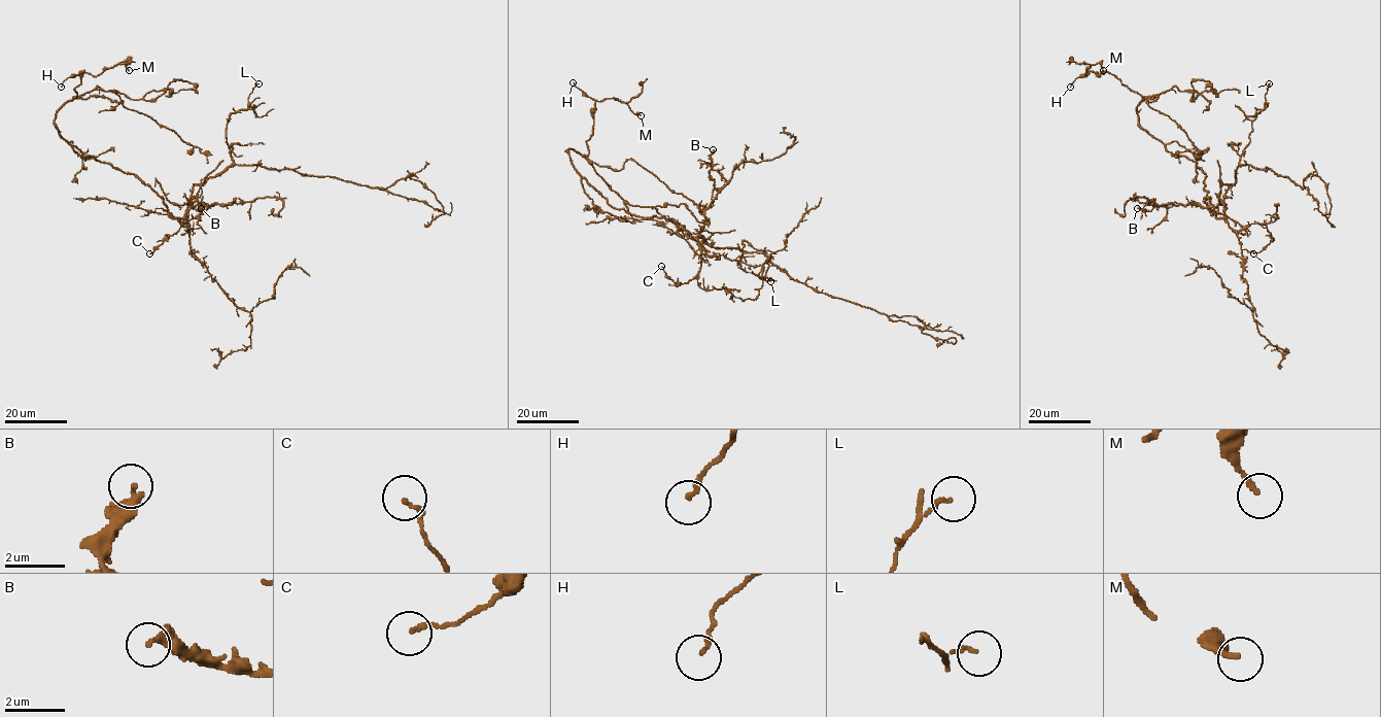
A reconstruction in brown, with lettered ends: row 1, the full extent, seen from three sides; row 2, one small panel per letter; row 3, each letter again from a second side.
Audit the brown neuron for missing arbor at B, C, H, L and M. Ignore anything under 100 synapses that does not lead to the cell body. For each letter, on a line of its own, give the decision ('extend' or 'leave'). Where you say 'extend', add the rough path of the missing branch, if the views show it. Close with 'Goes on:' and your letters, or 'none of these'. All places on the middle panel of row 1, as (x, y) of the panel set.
B: leave
C: leave
H: leave
L: leave
M: leave
Goes on: none of these

